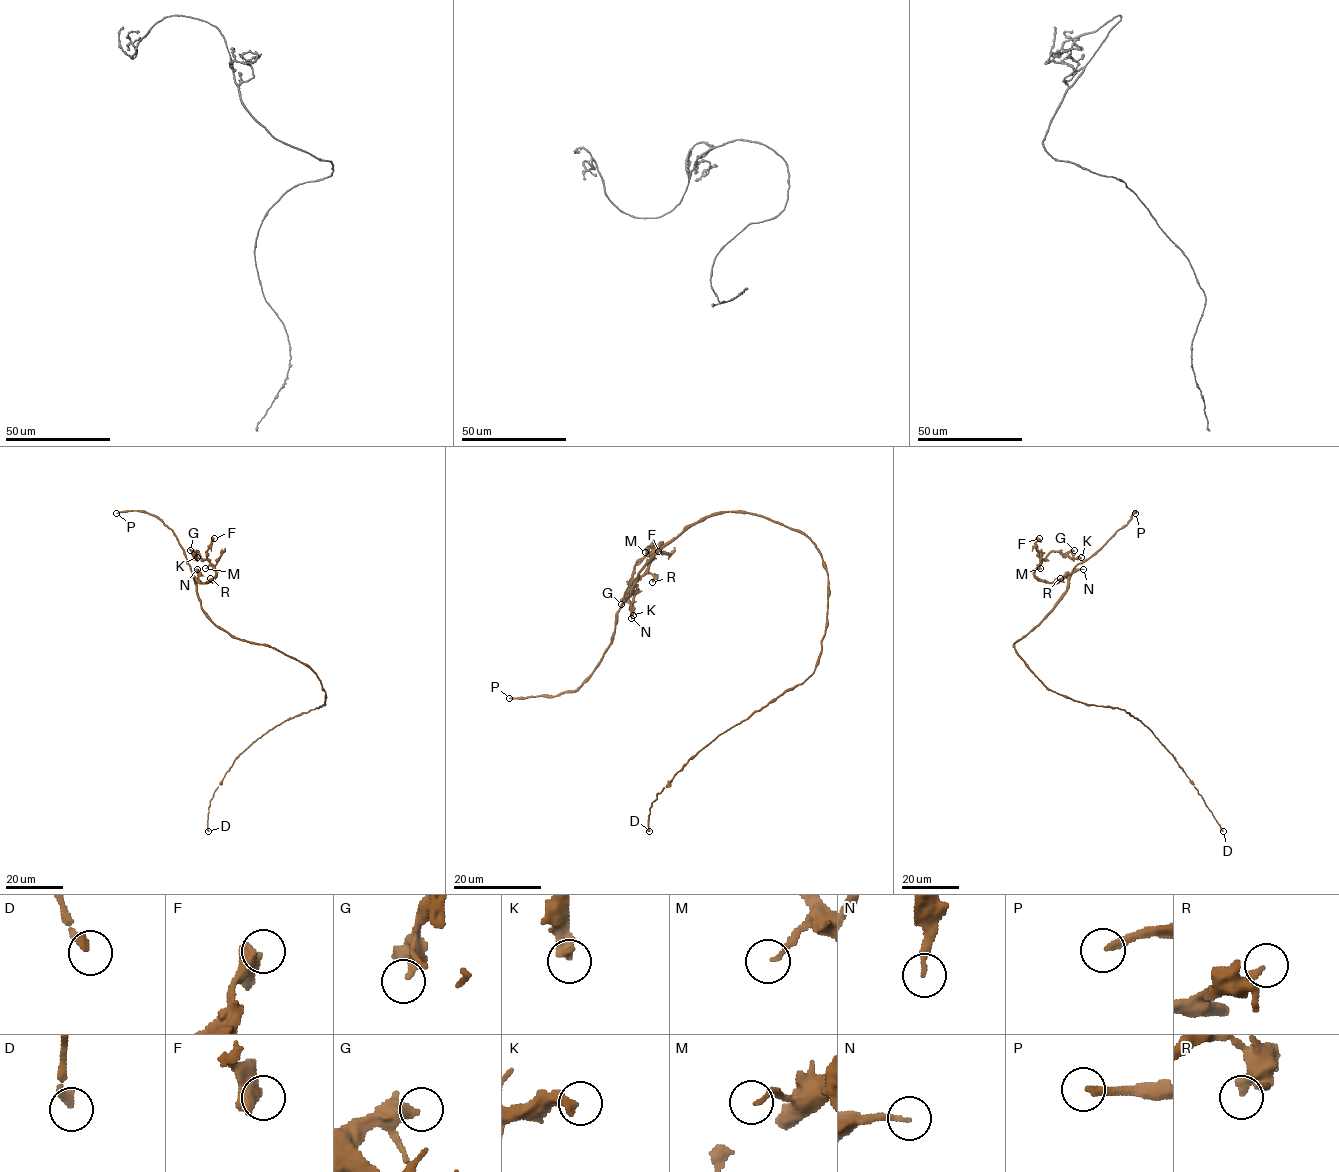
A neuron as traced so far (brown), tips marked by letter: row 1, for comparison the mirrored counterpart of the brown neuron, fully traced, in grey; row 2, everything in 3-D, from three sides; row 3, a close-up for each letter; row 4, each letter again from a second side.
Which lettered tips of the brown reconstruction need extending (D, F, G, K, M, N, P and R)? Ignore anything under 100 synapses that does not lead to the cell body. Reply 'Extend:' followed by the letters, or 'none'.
Extend: P

